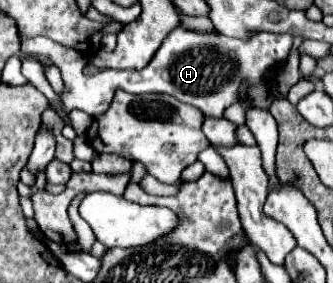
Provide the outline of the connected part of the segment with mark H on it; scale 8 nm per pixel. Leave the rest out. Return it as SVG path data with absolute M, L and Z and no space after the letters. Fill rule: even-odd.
M179 25L175 31L167 35L165 43L159 47L159 53L141 71L105 69L91 77L83 73L88 64L88 59L84 55L77 53L75 49L57 45L51 39L45 37L27 39L21 43L21 49L47 55L61 69L65 81L65 93L61 95L61 99L67 111L81 109L89 115L101 115L111 105L115 91L123 89L133 95L165 93L179 99L181 103L201 109L207 117L221 119L225 109L239 101L243 83L247 83L247 89L253 85L269 83L271 69L277 67L281 61L287 61L291 45L293 45L291 35L271 35L263 31L259 35L251 35L251 39L231 39L227 35L219 35L219 31L199 33Z

